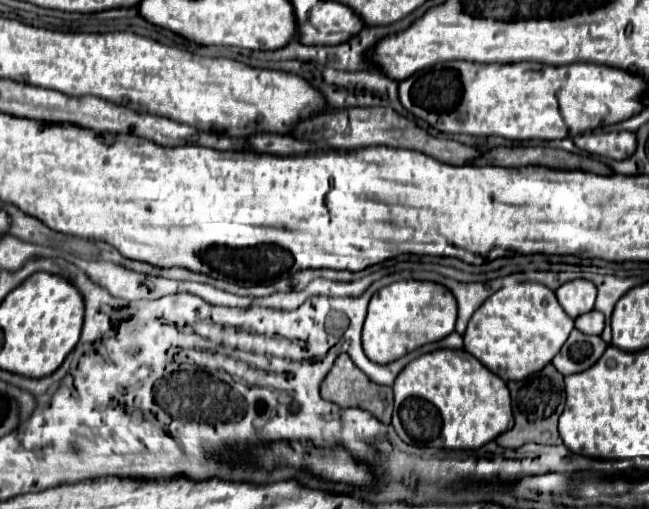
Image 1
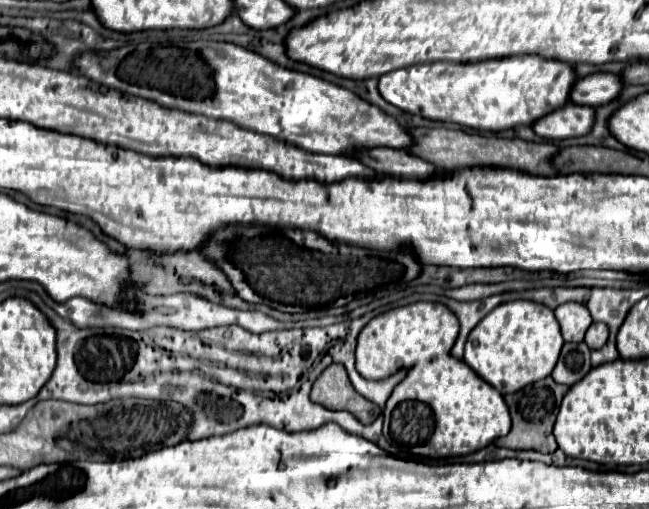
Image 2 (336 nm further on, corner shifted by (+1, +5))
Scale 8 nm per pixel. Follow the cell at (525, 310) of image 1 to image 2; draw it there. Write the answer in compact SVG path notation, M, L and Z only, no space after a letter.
M516 299L498 305L468 335L464 361L502 395L514 393L534 381L548 377L564 345L554 311L542 303Z

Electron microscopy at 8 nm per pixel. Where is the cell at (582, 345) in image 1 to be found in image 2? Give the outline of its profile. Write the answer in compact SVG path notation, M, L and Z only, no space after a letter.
M584 341L580 343L564 343L560 359L552 371L552 377L558 383L564 385L574 385L578 383L588 371L592 369L590 365L590 349Z

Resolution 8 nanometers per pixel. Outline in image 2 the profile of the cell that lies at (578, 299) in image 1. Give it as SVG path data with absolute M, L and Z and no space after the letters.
M570 301L570 303L558 305L554 309L554 313L556 313L556 319L560 323L564 341L576 341L578 343L584 339L584 333L592 323L592 317L590 317L590 311L586 305Z

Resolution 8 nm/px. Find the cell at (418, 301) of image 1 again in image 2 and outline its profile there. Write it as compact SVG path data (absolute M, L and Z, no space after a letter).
M418 301L376 315L358 335L356 369L364 379L386 379L398 369L410 369L418 361L450 353L458 337L458 319L442 303Z

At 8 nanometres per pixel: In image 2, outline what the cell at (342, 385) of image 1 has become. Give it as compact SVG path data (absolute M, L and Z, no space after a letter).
M332 363L320 375L320 379L316 379L312 393L310 393L310 399L314 403L328 407L328 409L350 411L364 425L372 423L382 413L382 409L378 405L374 405L372 401L368 401L366 397L356 393L356 389L352 387L352 383L348 379L344 365L340 365L340 363Z

